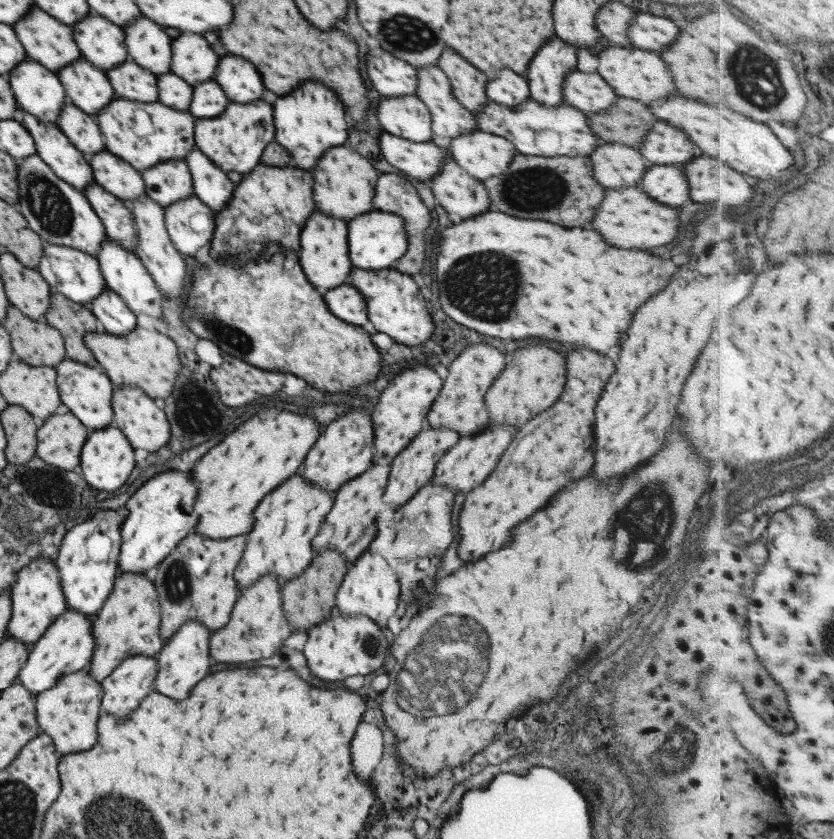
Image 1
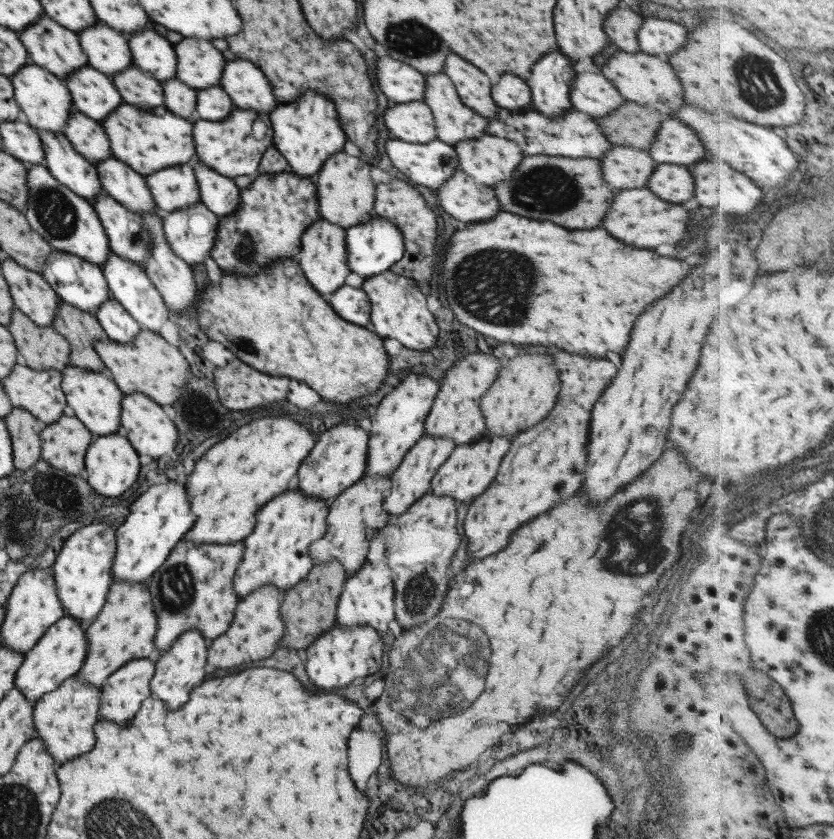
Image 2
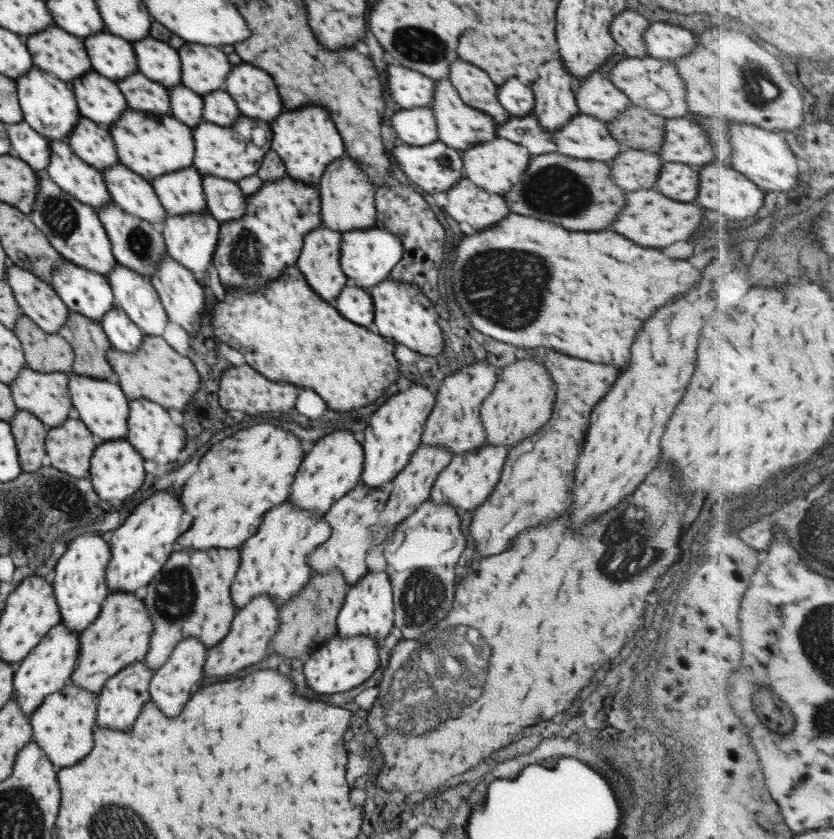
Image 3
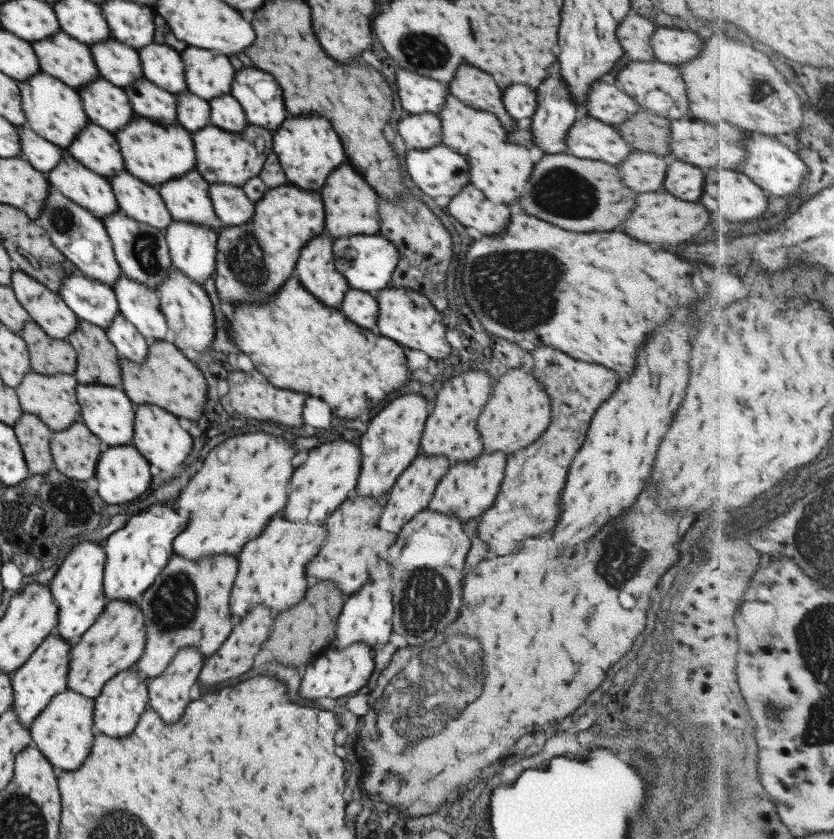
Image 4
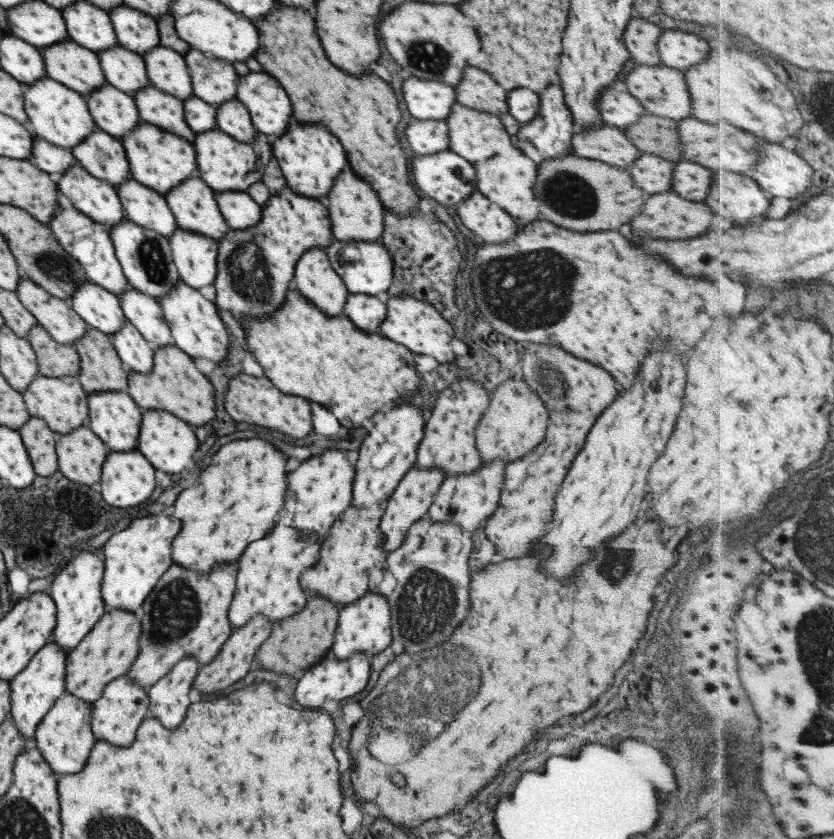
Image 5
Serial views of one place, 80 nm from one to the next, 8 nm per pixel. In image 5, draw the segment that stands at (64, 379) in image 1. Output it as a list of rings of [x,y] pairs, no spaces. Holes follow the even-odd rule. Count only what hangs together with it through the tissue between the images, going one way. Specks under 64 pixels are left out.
[[[124,391],[86,393],[89,430],[99,437],[107,450],[124,453],[137,451],[138,430],[142,419],[141,408]]]

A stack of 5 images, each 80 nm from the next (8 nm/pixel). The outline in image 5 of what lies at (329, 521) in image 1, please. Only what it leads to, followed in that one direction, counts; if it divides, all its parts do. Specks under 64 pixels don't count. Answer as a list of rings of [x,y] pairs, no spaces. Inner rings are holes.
[[[385,502],[371,505],[366,509],[349,505],[343,516],[335,518],[331,523],[327,540],[318,550],[318,559],[313,566],[305,569],[300,576],[301,590],[311,590],[307,594],[327,596],[339,608],[347,603],[358,601],[363,594],[375,588],[387,589],[396,584],[395,579],[387,570],[384,551],[384,534],[378,529]],[[357,548],[357,550],[355,550]],[[361,578],[361,580],[359,580]]]

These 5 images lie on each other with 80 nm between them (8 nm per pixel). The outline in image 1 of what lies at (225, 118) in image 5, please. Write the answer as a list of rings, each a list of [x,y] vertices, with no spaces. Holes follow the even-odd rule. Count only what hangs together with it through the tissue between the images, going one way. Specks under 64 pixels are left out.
[[[205,81],[192,86],[189,114],[194,118],[213,118],[223,114],[229,99],[214,81]]]

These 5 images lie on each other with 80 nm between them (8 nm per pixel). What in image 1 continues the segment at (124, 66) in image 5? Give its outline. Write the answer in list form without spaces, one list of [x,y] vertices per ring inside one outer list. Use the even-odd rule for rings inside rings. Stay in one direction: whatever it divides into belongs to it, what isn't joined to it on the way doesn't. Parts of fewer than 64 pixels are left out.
[[[90,12],[69,27],[81,57],[95,68],[106,71],[129,60],[120,26]]]

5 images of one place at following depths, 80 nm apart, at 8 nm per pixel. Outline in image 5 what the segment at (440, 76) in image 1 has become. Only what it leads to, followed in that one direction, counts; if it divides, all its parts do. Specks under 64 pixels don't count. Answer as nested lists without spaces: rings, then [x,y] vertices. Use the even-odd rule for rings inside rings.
[[[453,103],[448,117],[448,148],[469,162],[481,160],[485,152],[503,152],[509,148],[504,126],[495,115],[477,112]]]

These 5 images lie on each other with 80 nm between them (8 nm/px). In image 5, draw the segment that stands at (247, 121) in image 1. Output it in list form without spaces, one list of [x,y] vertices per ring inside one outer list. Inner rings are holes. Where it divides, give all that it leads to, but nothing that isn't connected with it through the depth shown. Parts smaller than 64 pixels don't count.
[[[218,128],[196,133],[192,147],[196,158],[196,175],[209,188],[219,191],[246,192],[250,184],[262,177],[266,162],[272,156],[270,148],[271,138],[256,130],[252,143],[240,143]]]

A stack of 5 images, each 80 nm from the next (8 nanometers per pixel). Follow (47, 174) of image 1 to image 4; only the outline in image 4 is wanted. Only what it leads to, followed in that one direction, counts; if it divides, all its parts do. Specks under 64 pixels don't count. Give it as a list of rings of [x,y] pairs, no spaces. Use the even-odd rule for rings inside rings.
[[[49,186],[43,206],[33,221],[44,230],[55,249],[72,262],[77,270],[112,288],[121,272],[101,220],[63,196],[55,187]]]

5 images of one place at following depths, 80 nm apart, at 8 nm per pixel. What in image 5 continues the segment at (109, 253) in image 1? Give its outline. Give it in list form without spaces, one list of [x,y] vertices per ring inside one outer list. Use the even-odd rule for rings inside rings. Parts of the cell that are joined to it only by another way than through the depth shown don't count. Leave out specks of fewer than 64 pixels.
[[[127,286],[118,297],[118,303],[125,320],[140,332],[140,335],[157,348],[173,344],[170,330],[155,297]]]

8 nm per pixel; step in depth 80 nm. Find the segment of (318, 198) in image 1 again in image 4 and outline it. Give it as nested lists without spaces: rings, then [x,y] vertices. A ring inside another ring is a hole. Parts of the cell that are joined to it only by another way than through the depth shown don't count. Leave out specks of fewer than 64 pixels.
[[[343,164],[343,166],[339,165],[331,170],[325,177],[319,193],[321,194],[320,199],[324,210],[324,230],[334,239],[356,234],[379,234],[376,203],[379,196],[363,182],[363,178],[359,174],[355,174],[352,166]]]

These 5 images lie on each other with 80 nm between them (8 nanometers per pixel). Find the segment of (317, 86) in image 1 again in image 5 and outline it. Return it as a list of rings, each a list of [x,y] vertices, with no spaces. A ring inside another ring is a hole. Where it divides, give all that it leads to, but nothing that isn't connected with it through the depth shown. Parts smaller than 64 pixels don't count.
[[[295,120],[289,122],[286,131],[279,138],[270,141],[272,156],[285,179],[287,188],[304,197],[323,200],[341,169],[347,165],[346,154],[338,138],[325,125],[303,124]]]

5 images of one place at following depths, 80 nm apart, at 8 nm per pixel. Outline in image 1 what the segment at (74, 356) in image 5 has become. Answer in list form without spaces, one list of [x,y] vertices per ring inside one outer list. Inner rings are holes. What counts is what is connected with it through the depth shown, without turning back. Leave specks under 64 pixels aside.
[[[7,305],[6,315],[1,325],[9,335],[11,350],[19,361],[29,366],[54,367],[66,358],[62,336],[45,320],[31,320],[13,305]]]

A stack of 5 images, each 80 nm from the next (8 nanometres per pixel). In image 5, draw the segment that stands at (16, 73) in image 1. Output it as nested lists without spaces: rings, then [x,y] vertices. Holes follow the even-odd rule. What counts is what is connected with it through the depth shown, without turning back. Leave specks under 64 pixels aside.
[[[47,76],[41,77],[30,85],[23,85],[23,89],[23,109],[35,136],[55,146],[70,149],[91,131],[99,130],[87,111],[84,97],[56,80]]]

